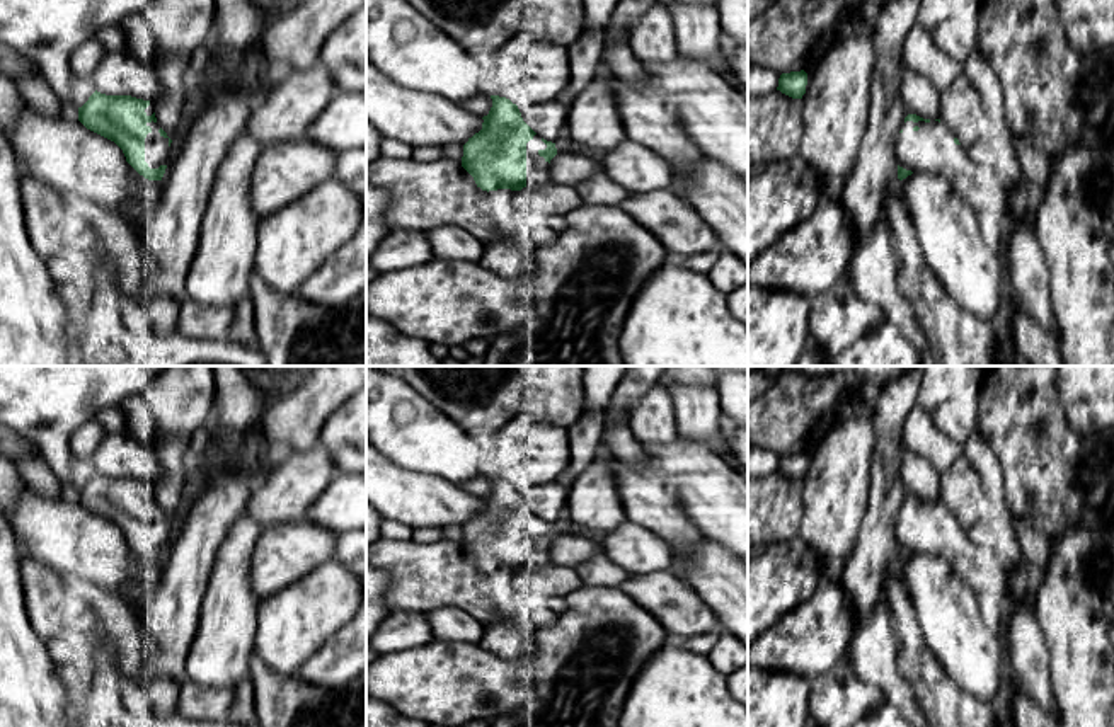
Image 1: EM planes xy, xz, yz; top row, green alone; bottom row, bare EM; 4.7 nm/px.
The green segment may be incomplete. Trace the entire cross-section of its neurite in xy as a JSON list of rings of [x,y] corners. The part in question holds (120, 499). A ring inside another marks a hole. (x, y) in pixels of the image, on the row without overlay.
[[[95,472],[78,489],[78,502],[87,511],[114,523],[140,557],[162,562],[170,541],[172,521],[157,506],[150,482]]]

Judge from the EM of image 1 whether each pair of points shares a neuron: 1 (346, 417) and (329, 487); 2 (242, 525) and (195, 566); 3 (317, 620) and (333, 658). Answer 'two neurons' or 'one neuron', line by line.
1: two neurons
2: two neurons
3: two neurons

